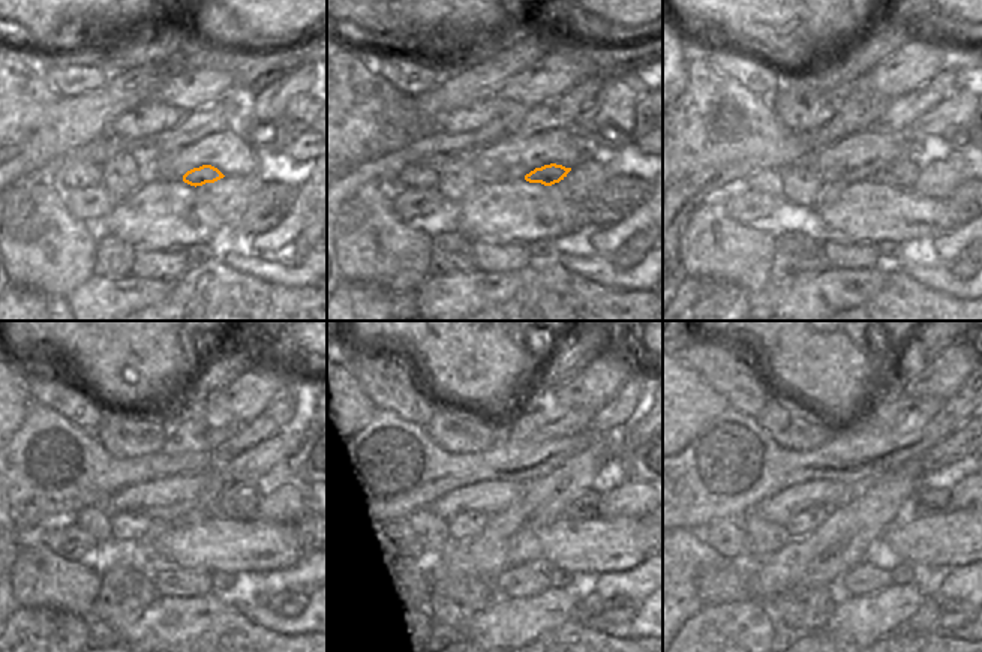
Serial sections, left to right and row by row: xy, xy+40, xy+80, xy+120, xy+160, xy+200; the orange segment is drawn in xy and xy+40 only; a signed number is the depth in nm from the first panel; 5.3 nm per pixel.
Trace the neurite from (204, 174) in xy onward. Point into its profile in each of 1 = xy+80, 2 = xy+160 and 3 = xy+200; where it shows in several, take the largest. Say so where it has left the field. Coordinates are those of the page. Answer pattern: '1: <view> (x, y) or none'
1: xy+80 (903, 173)
2: xy+160 (586, 505)
3: xy+200 (927, 501)

